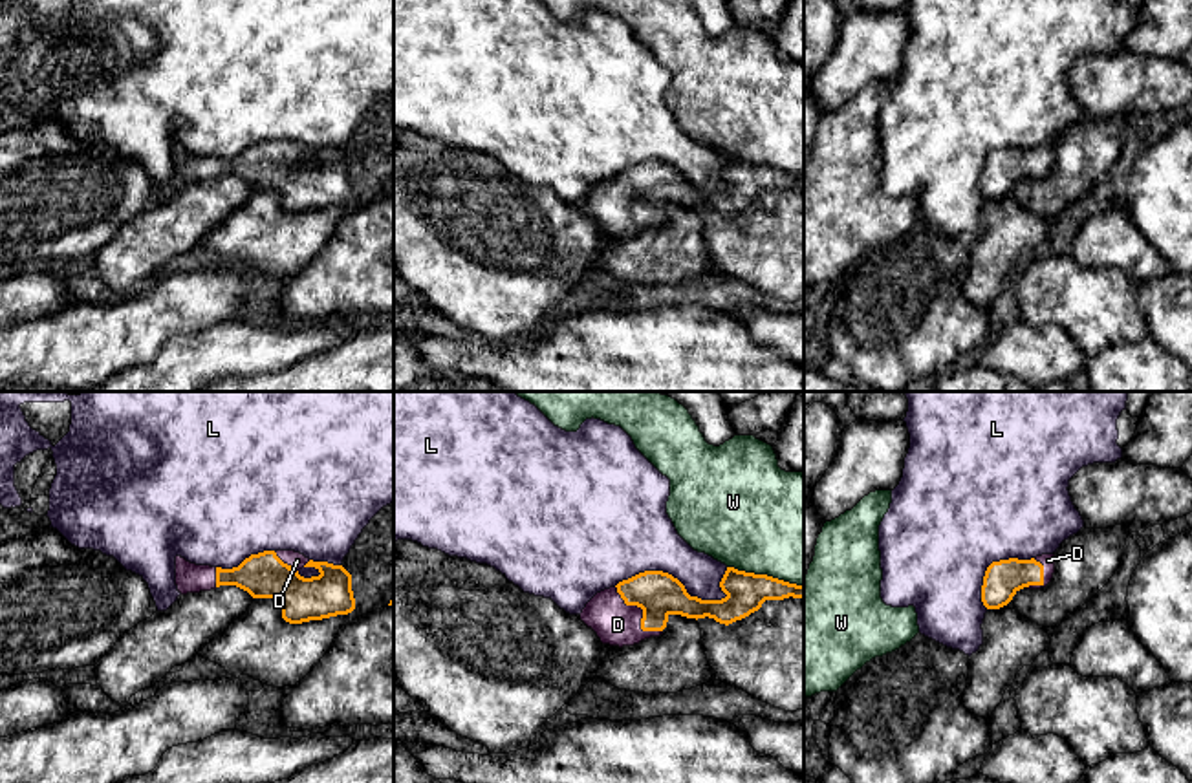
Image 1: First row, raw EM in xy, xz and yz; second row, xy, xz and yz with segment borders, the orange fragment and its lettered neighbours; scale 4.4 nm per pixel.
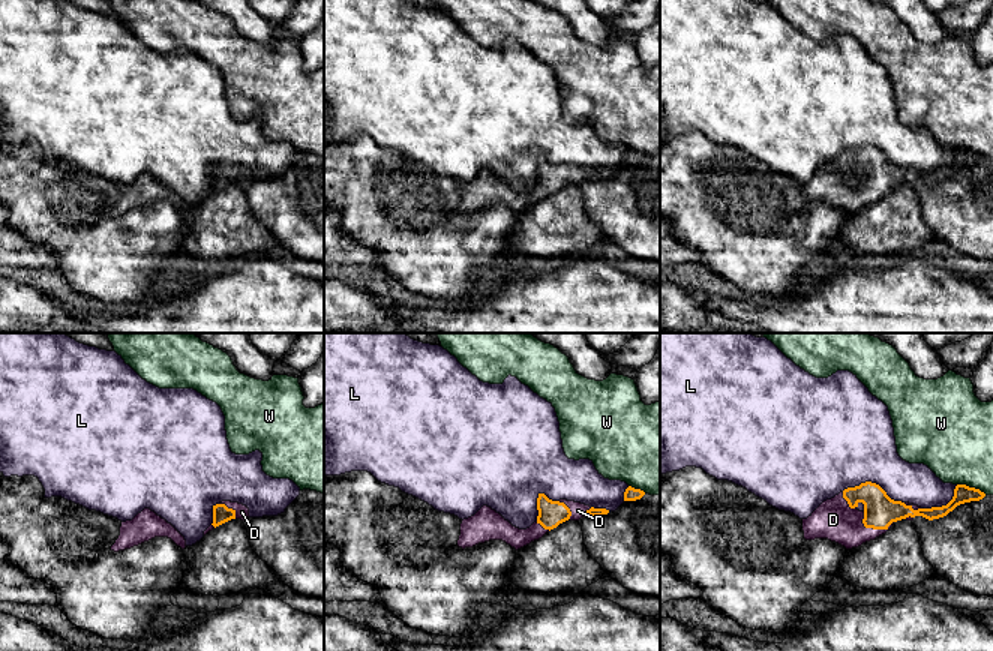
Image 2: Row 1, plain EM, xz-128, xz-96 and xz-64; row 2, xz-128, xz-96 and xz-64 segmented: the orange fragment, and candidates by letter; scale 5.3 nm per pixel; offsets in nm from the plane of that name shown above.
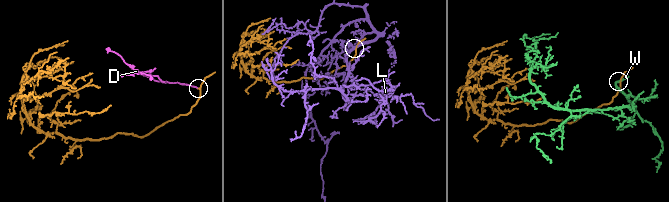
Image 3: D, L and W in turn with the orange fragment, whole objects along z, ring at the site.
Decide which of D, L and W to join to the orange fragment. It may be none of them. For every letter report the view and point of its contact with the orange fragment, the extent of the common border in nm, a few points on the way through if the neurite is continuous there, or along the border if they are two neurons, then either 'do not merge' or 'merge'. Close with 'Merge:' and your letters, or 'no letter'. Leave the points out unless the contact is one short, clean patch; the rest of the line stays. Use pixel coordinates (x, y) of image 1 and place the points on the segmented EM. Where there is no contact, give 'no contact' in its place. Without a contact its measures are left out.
D: xz (643, 613) | 300 nm | across xz (658, 593), (643, 613), (628, 613), (617, 624) | merge
L: yz (991, 564) | 320 nm | do not merge
W: xz (766, 575) | 340 nm | do not merge
Merge: D

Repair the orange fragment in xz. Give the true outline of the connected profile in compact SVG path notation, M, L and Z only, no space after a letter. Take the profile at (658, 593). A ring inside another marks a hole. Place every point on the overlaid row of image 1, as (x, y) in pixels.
M727 567L720 587L725 598L701 600L688 595L672 574L645 571L597 593L582 609L580 620L602 644L623 648L663 635L670 615L696 620L709 617L729 626L758 611L765 600L804 600L804 585L734 567Z

